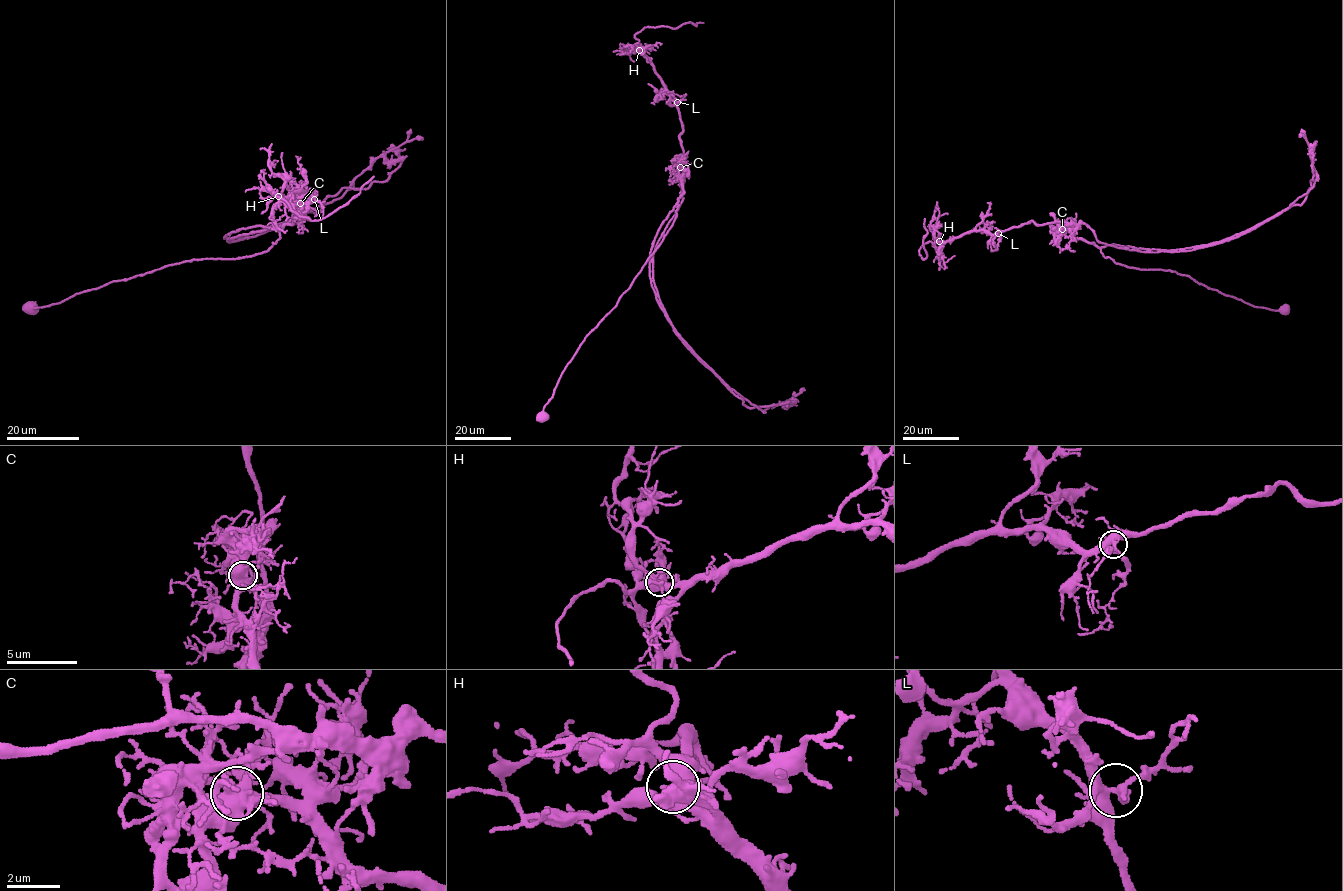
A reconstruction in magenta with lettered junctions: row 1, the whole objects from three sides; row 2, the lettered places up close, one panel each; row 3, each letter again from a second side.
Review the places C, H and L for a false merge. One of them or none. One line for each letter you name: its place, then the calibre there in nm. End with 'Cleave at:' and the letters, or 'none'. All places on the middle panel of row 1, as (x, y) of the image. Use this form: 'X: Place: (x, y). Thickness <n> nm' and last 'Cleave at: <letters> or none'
C: Place: (680, 167). Thickness 500 nm
Cleave at: C

